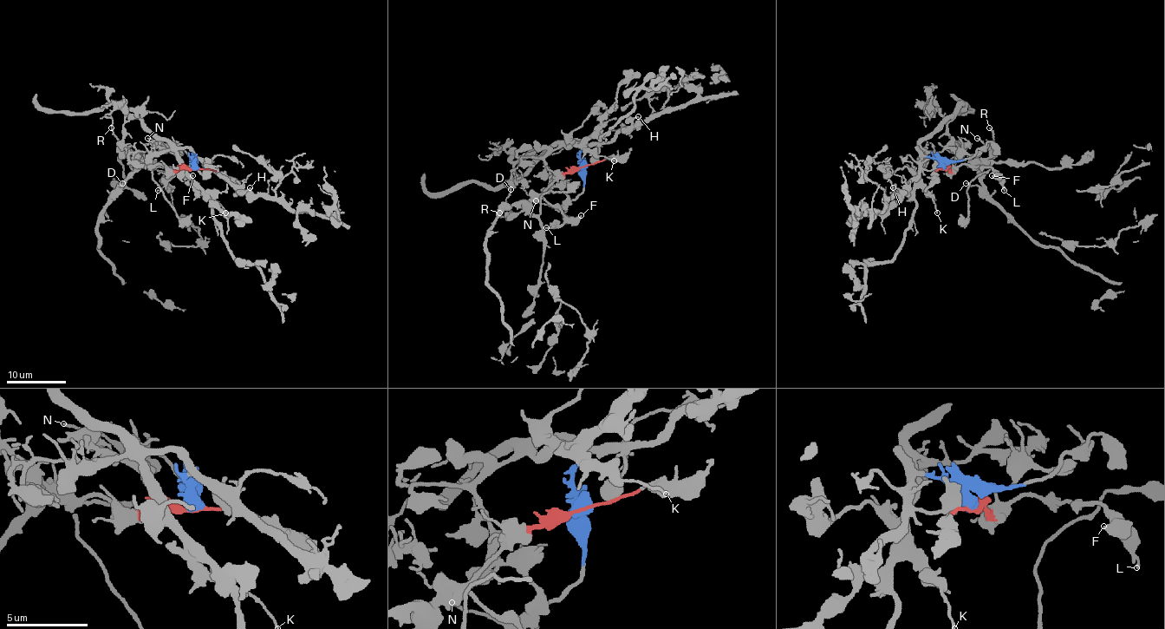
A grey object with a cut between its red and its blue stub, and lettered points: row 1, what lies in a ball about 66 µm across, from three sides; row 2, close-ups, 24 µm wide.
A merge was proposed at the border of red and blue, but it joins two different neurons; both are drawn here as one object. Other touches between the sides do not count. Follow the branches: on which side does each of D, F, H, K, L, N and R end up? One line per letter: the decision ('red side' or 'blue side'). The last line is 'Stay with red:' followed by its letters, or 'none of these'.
D: red side
F: red side
H: blue side
K: blue side
L: red side
N: blue side
R: red side
Stay with red: D, F, L, R

